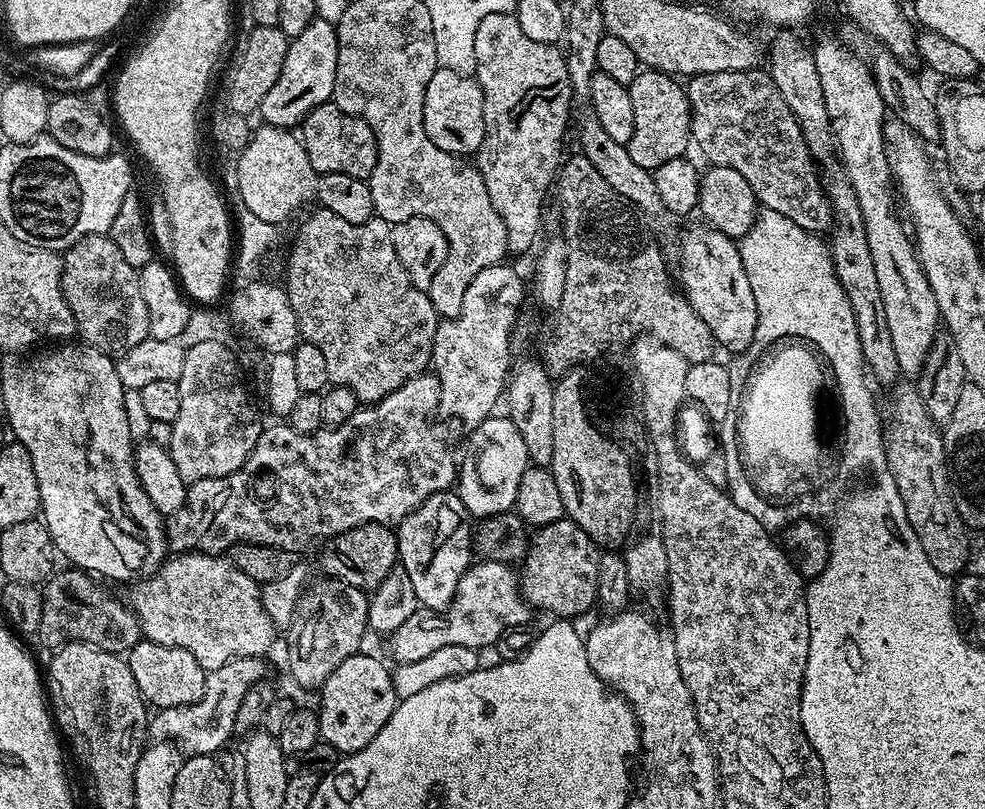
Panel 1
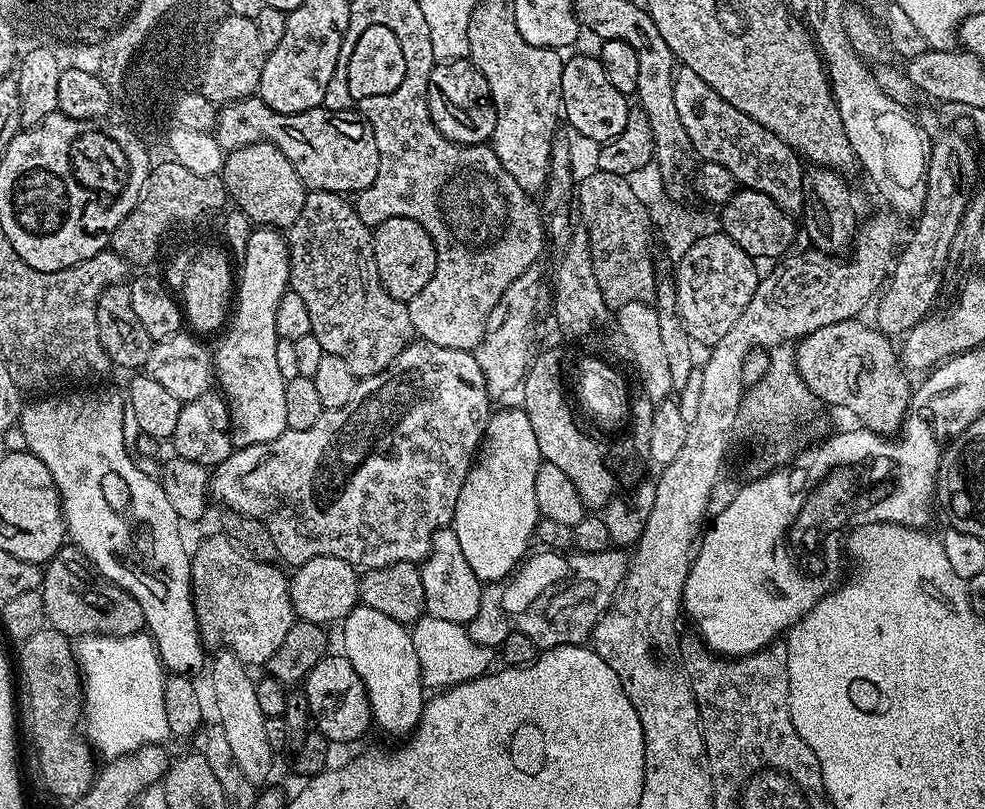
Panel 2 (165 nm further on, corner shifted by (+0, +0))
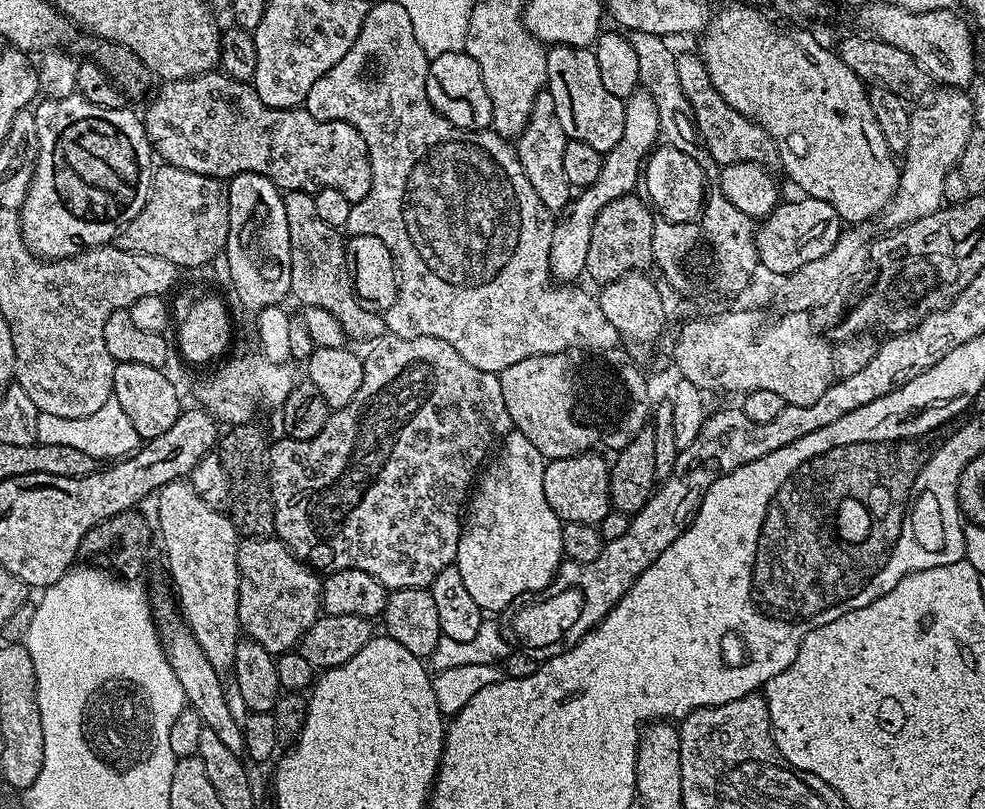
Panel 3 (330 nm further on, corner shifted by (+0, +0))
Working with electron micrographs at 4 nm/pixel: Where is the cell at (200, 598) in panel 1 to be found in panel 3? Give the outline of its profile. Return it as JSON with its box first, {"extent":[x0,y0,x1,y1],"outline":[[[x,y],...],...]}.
{"extent":[238,538,321,654],"outline":[[[275,538],[241,539],[238,574],[238,618],[243,635],[266,646],[273,654],[293,651],[316,617],[321,615],[321,577]]]}

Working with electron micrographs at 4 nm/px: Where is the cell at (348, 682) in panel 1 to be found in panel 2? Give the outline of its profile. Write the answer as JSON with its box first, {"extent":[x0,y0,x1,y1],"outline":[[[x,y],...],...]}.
{"extent":[302,654,373,745],"outline":[[[325,654],[313,666],[302,681],[302,691],[309,702],[309,714],[315,731],[321,732],[333,745],[348,744],[360,740],[373,727],[372,707],[368,701],[368,691],[358,678],[358,670],[350,666],[343,654]]]}

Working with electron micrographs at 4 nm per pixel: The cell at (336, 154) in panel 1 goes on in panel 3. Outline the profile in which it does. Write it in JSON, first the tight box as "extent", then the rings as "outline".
{"extent":[142,70,372,202],"outline":[[[220,70],[203,72],[200,76],[191,76],[185,80],[170,80],[161,83],[159,86],[161,88],[157,90],[156,97],[149,102],[148,109],[142,112],[142,119],[144,121],[144,133],[148,135],[148,142],[152,146],[153,153],[159,159],[161,156],[164,159],[161,161],[165,165],[181,168],[182,170],[190,170],[194,174],[202,174],[203,176],[215,176],[221,182],[237,176],[239,172],[257,172],[266,178],[270,178],[276,183],[276,187],[281,190],[312,192],[317,190],[316,188],[333,188],[334,191],[341,192],[348,199],[348,202],[366,198],[366,194],[372,188],[372,167],[368,157],[368,147],[362,138],[362,134],[358,134],[358,130],[354,130],[354,126],[350,126],[346,122],[341,120],[319,120],[311,116],[308,109],[303,106],[298,108],[271,108],[266,106],[266,102],[262,102],[262,98],[258,98],[258,94],[251,83],[236,80],[232,76],[226,76]]]}

